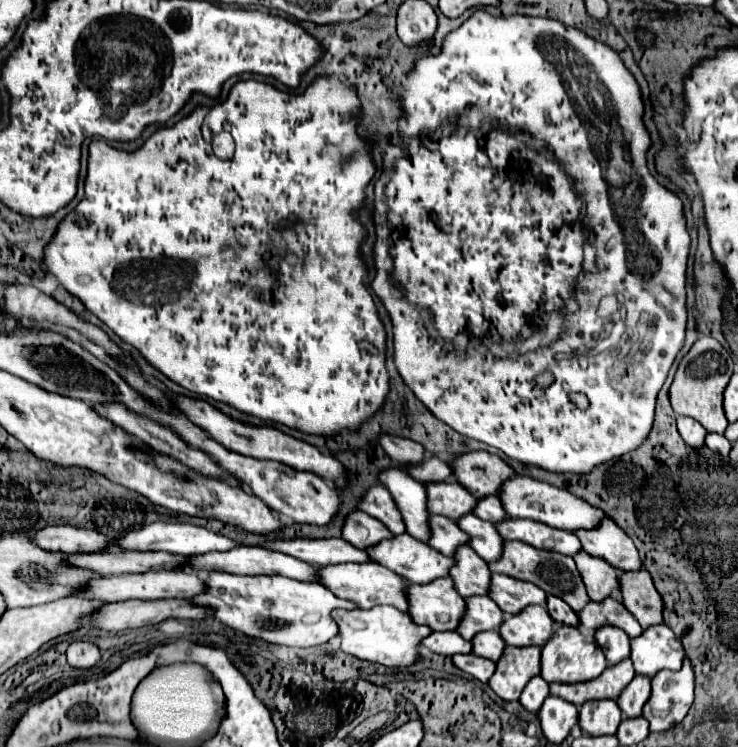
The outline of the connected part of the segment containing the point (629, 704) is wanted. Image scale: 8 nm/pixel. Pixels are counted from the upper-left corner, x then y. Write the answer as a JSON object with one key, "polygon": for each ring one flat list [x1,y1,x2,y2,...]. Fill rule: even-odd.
{"polygon":[[635,676,629,688,623,690,623,696,619,696,617,706,621,708,625,718,639,718,649,696,651,696,651,680,647,680,645,676]]}

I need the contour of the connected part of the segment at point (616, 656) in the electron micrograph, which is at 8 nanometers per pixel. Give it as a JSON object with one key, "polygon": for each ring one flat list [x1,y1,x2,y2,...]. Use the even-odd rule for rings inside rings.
{"polygon":[[601,628,595,632,595,640,603,650,609,666,615,666,621,660,629,658,629,636,625,632,619,632,619,628]]}

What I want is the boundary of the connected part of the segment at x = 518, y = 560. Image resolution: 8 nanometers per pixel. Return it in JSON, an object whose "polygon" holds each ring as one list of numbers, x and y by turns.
{"polygon":[[507,540,505,542,503,558,499,562,491,564,491,572,495,572,495,574,507,574,511,578,531,582,531,584,543,588,547,594,565,600,573,608,573,612,581,612,583,606,589,602,583,578,581,578,577,566,575,566,575,562,569,556,559,556,557,552,543,552,543,550,531,548,529,544]]}

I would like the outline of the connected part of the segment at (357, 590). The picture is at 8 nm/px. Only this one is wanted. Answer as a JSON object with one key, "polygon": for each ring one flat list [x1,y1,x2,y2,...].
{"polygon":[[337,564,335,568,321,568,321,584,331,588,335,596,345,600,355,600,359,608,369,610,379,604,391,604,401,612,409,610,407,602,407,580,381,564]]}

